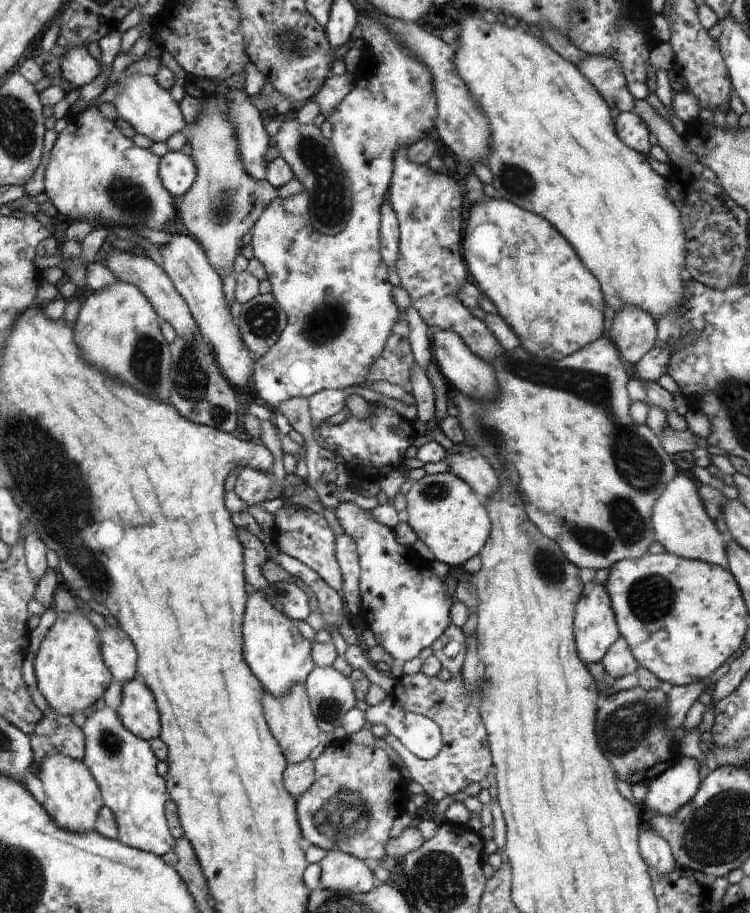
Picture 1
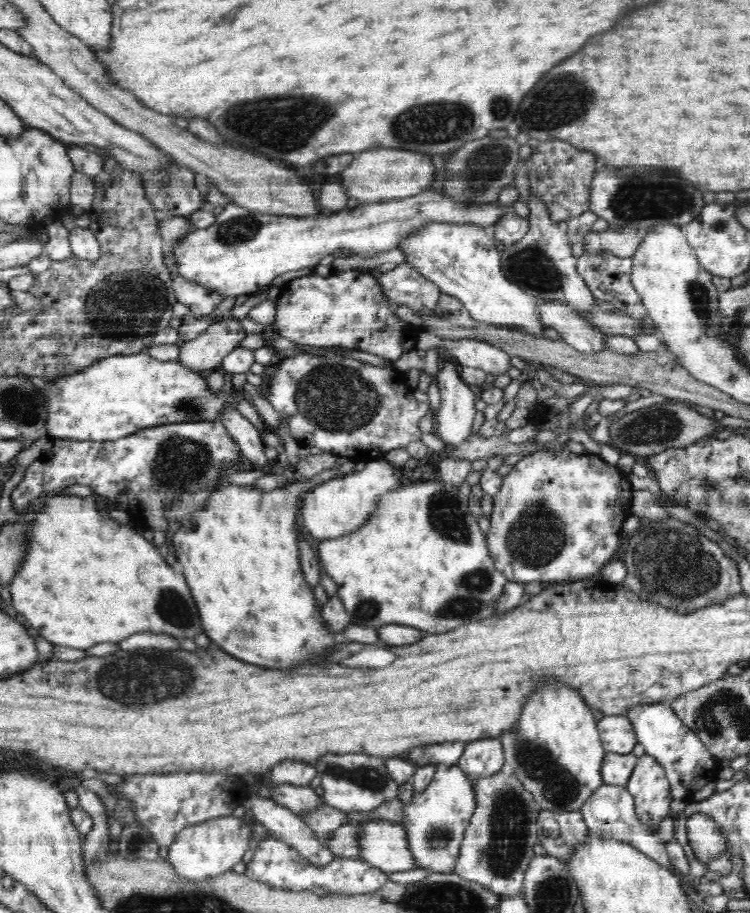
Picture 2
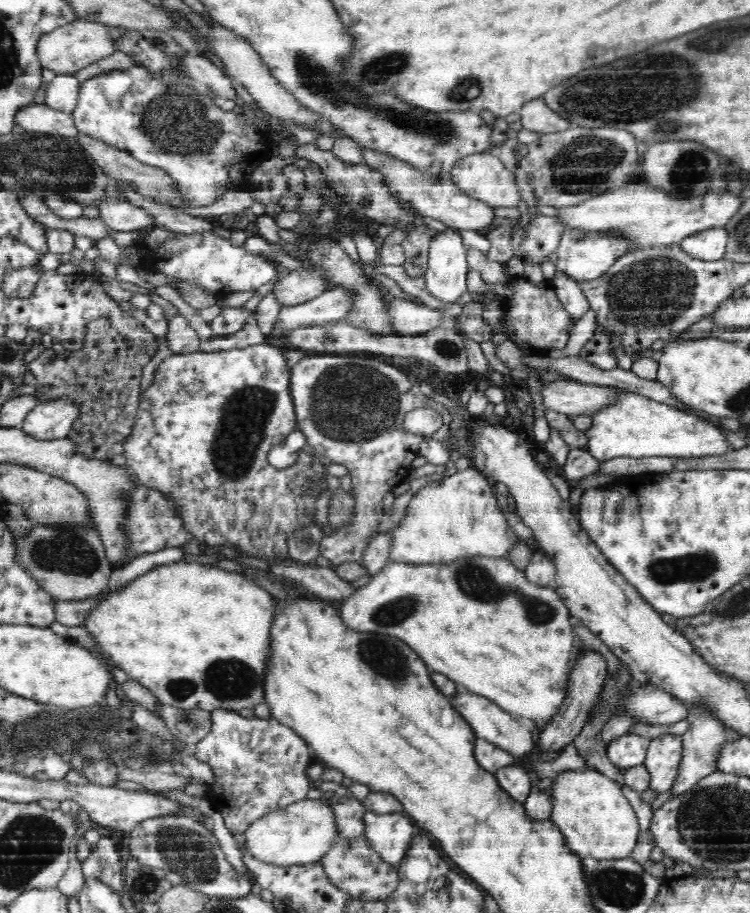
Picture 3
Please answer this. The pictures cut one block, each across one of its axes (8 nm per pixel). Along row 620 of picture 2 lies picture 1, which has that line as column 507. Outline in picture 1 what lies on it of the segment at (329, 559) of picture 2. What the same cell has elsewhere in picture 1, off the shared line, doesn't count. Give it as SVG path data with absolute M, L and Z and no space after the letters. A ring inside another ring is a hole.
M601 336L594 343L581 348L574 354L561 358L559 361L550 360L547 357L530 356L528 351L523 348L503 350L500 356L495 357L496 362L494 362L494 368L498 370L496 378L500 382L500 390L504 390L504 396L500 396L498 402L490 404L490 402L477 401L465 397L460 390L455 391L456 394L454 395L457 396L453 399L453 403L459 412L457 417L460 426L465 432L470 446L484 456L500 481L510 481L515 487L519 488L525 500L527 515L531 517L540 532L544 536L548 536L550 540L556 540L556 544L560 544L560 548L564 548L564 556L572 564L580 568L588 568L588 570L590 568L596 571L602 570L602 568L610 568L613 564L621 561L622 558L637 559L646 555L646 550L654 542L655 525L652 524L651 516L656 501L664 492L667 484L671 483L671 480L680 472L663 447L662 442L652 433L648 425L637 425L635 421L630 420L631 404L628 400L628 392L626 392L628 376L626 376L622 360L620 360L620 353L615 341L610 336Z

